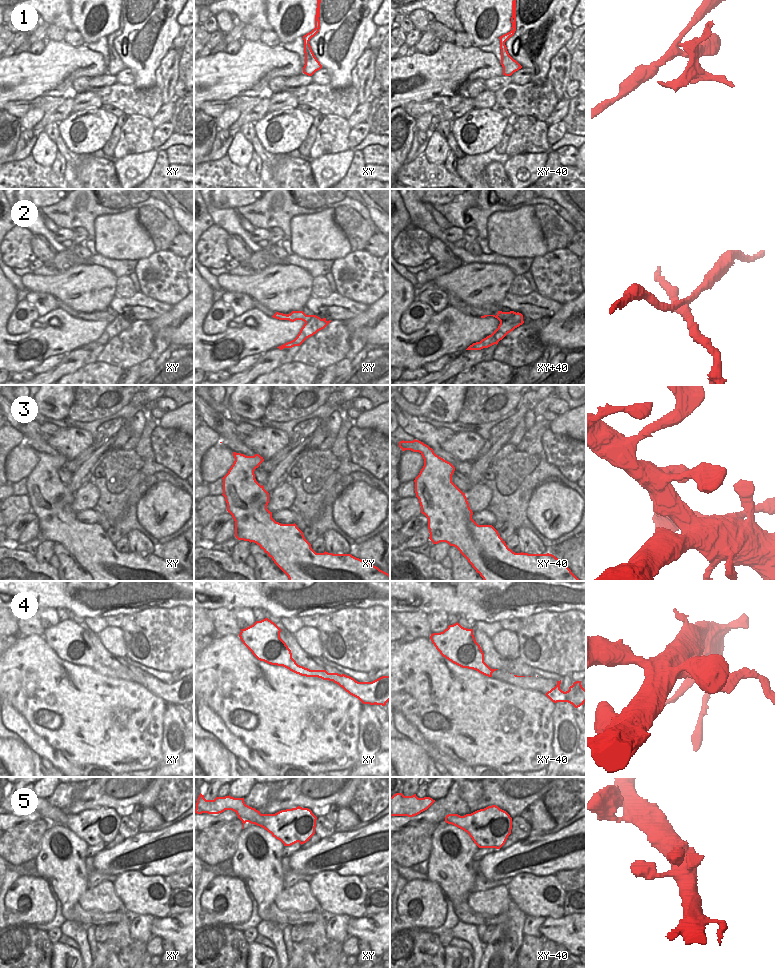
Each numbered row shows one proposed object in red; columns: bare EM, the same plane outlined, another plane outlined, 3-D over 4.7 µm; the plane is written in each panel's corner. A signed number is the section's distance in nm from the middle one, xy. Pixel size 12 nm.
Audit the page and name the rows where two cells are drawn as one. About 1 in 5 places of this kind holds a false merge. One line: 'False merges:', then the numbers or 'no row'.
False merges: 2, 4

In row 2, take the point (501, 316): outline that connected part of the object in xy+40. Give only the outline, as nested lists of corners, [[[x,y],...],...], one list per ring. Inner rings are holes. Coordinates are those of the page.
[[[498,311],[496,316],[495,315],[484,315],[484,316],[481,316],[481,318],[485,318],[487,316],[493,316],[493,317],[497,318],[500,322],[504,322],[504,321],[512,318],[515,314],[516,314],[516,312],[514,312],[514,311],[510,311],[510,312]]]

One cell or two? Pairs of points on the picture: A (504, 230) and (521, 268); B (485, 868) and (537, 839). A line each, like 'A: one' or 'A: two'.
A: two
B: one

